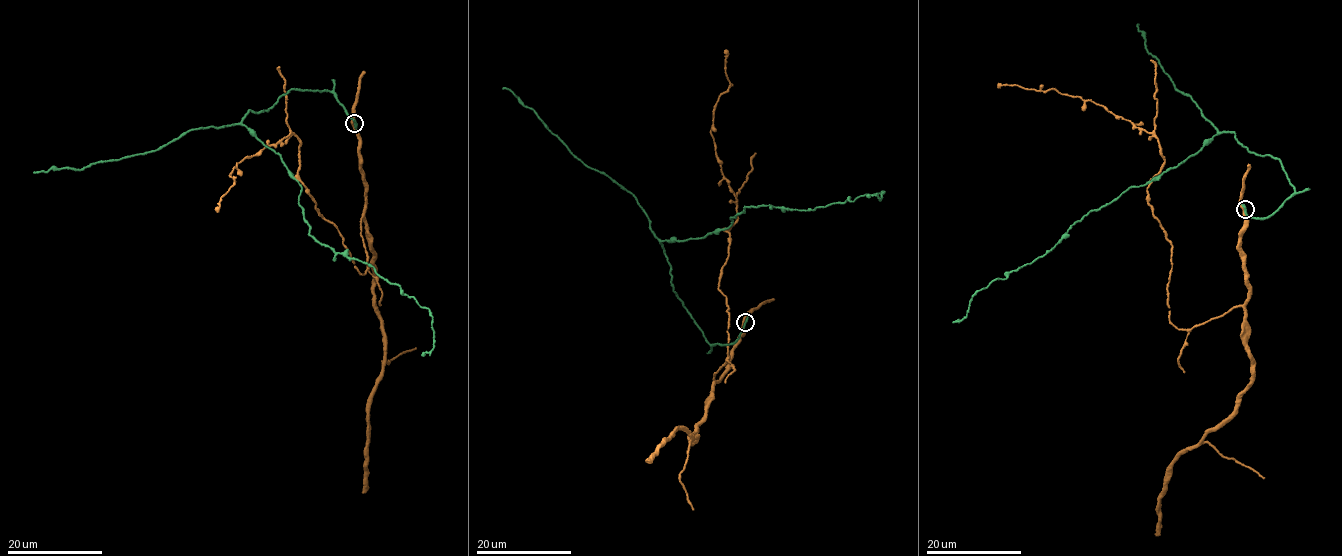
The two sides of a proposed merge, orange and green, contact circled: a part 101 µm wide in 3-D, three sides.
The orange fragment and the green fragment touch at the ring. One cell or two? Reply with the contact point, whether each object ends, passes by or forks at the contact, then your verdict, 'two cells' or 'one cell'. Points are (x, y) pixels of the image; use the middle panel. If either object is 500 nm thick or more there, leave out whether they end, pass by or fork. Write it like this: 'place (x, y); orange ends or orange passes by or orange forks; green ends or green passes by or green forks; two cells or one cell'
place (745, 322); one cell

